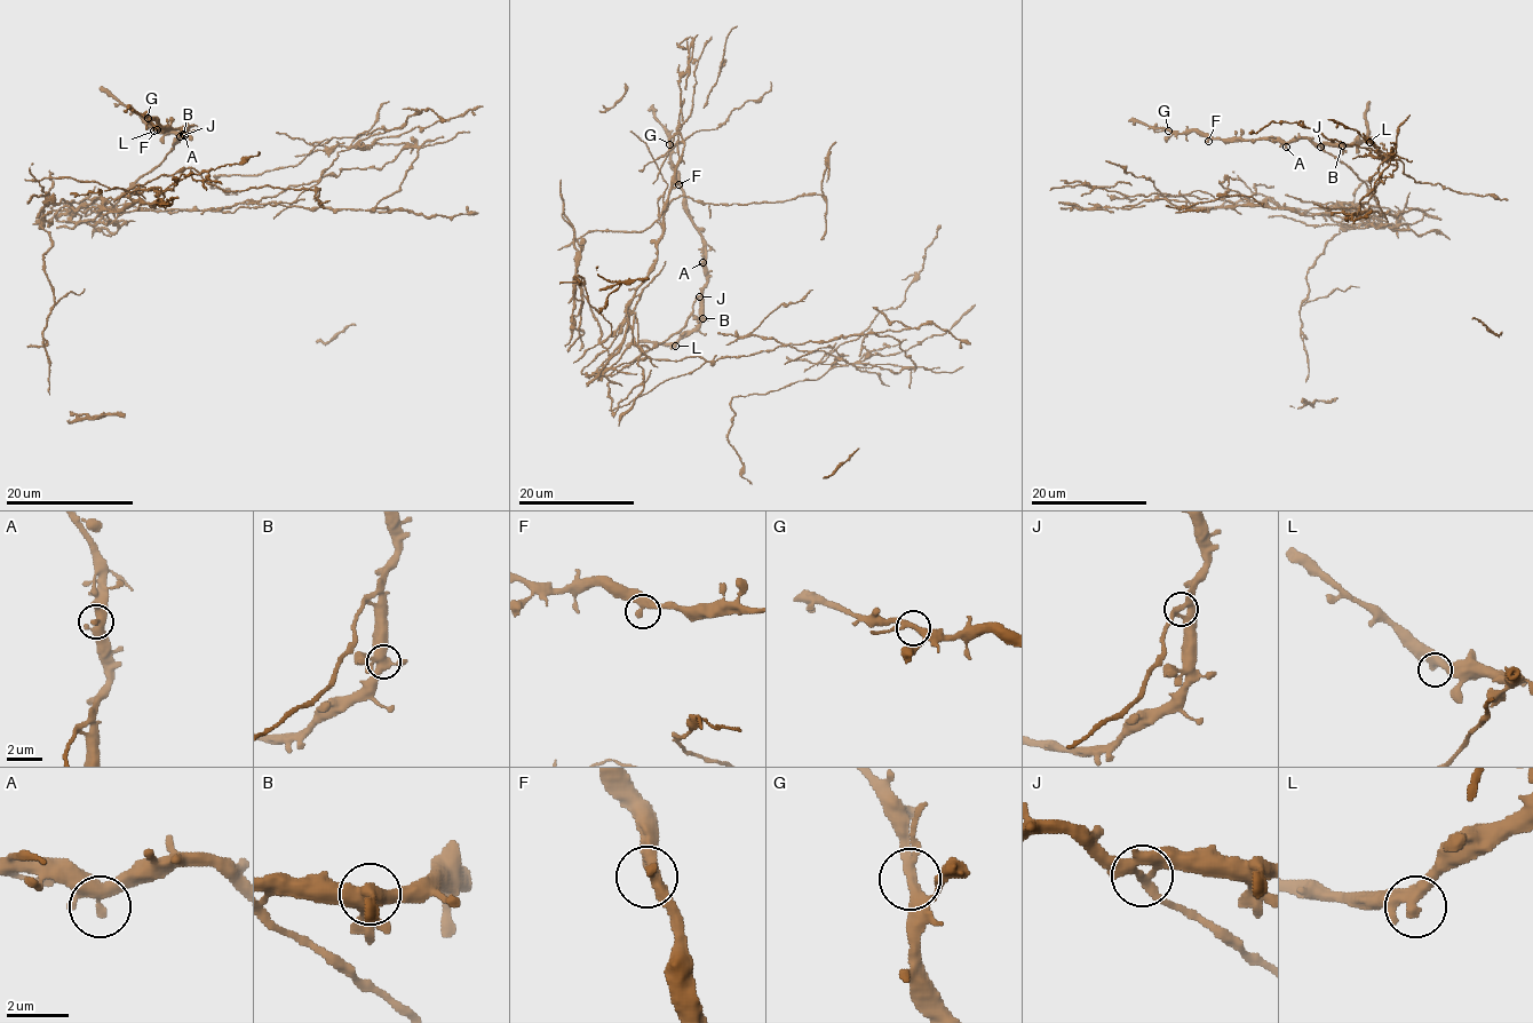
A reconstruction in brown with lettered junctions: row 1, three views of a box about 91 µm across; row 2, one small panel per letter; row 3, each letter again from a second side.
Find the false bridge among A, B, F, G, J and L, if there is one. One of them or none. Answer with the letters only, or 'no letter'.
J

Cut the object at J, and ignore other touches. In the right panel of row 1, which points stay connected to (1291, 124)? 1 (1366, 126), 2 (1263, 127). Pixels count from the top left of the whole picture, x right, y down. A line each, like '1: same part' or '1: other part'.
1: other part
2: same part

